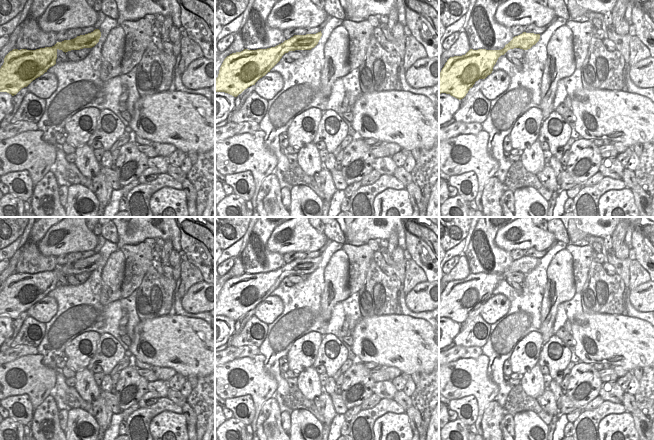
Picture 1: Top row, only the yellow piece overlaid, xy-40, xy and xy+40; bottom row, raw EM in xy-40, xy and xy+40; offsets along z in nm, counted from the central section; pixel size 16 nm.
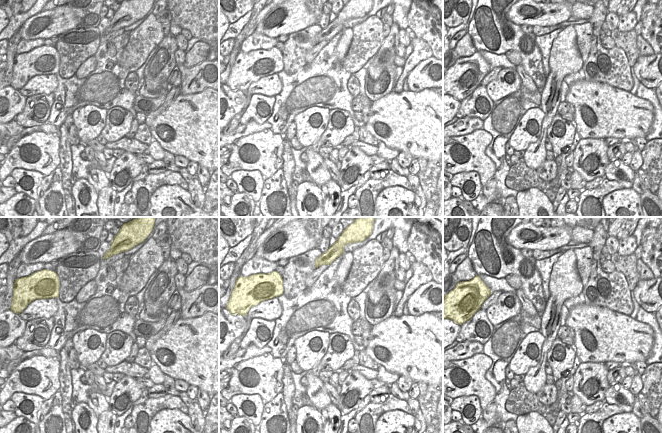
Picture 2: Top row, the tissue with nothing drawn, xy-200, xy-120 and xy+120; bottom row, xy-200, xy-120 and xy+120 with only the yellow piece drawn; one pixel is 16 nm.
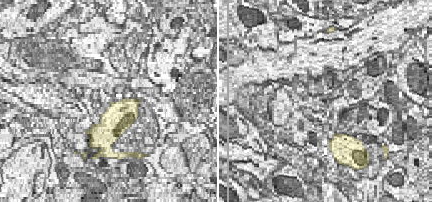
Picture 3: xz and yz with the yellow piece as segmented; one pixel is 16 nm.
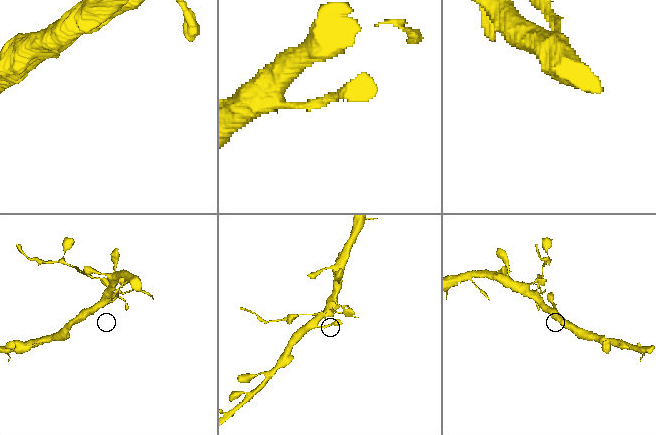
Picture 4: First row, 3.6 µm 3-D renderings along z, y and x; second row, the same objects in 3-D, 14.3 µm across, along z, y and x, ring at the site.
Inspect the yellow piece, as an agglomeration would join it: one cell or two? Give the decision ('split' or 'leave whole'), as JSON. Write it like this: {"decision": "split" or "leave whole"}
{"decision": "leave whole"}

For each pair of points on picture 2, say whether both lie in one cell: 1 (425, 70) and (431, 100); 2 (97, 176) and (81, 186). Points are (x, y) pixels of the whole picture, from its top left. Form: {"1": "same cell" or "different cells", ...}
{"1": "different cells", "2": "different cells"}

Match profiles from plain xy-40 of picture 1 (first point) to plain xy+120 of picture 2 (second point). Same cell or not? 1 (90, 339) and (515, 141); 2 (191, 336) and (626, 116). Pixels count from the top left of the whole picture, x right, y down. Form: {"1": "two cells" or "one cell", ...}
{"1": "one cell", "2": "one cell"}

